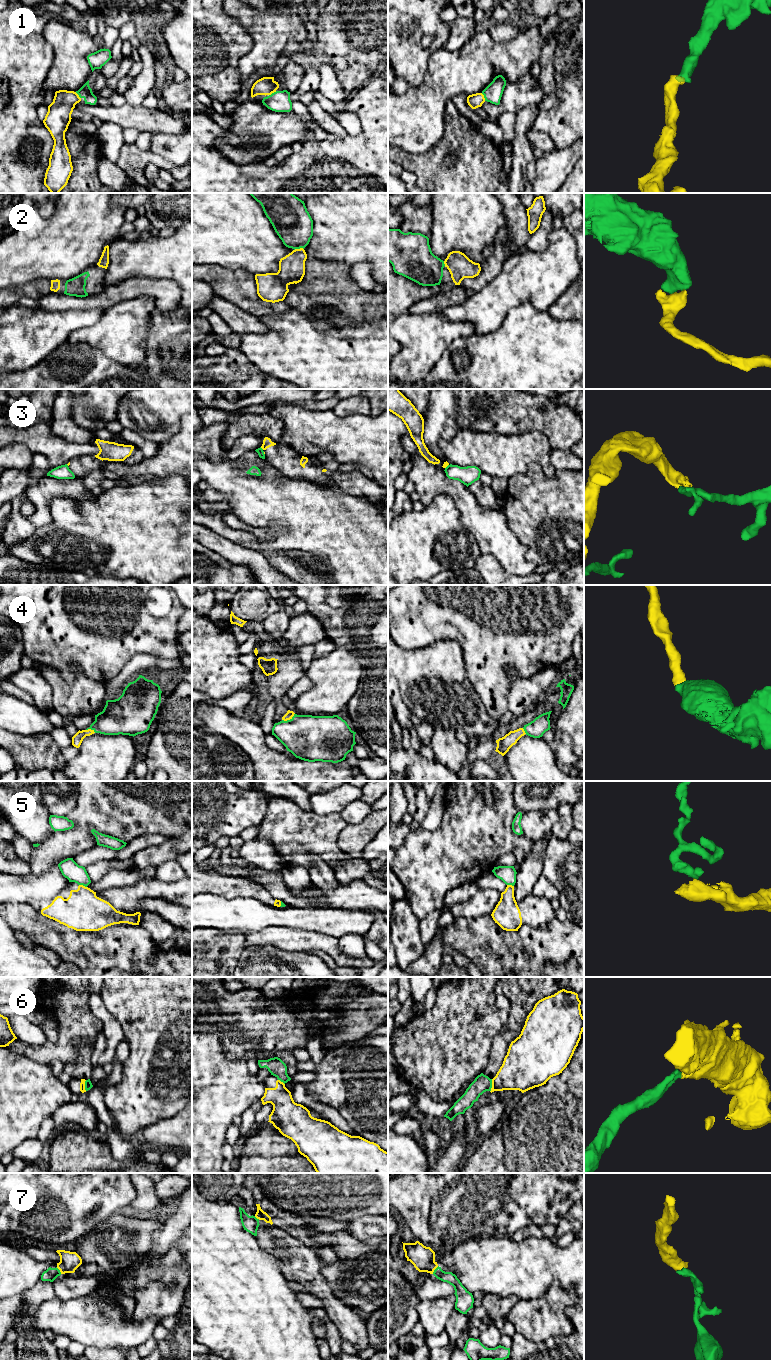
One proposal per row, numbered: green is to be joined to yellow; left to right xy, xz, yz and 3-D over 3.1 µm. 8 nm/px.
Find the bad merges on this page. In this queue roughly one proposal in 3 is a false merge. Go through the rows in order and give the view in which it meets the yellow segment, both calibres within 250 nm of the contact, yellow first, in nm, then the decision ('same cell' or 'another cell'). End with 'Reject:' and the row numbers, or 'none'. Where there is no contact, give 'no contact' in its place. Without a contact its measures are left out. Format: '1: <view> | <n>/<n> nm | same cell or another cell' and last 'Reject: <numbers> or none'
1: yz | 110/150 nm | same cell
2: xz | 200/300 nm | same cell
3: xz | 70/50 nm | another cell
4: xz | 60/360 nm | same cell
5: xy | 320/150 nm | another cell
6: yz | 300/140 nm | same cell
7: yz | 190/90 nm | another cell
Reject: 3, 5, 7

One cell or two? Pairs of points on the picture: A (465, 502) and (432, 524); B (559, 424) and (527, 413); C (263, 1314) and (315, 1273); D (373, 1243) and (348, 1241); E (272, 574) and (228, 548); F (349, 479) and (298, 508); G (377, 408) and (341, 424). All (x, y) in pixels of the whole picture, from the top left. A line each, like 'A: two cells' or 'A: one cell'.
A: two cells
B: one cell
C: two cells
D: one cell
E: one cell
F: two cells
G: two cells

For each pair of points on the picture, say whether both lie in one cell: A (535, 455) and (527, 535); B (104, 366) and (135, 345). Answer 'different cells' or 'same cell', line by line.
A: different cells
B: different cells

